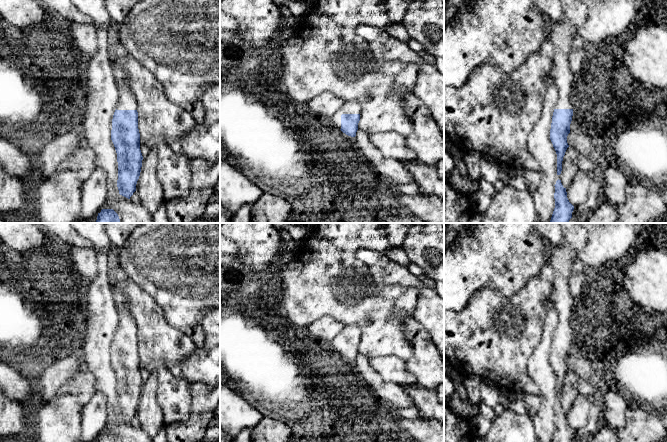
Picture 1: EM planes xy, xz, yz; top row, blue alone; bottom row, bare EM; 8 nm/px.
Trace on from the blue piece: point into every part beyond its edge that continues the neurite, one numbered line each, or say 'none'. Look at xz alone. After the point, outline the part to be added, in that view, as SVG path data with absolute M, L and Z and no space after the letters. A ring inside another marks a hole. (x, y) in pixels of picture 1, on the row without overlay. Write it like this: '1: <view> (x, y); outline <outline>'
1: xz (349, 331); outline M344 325L343 330L331 341L334 348L341 353L342 338L360 338L361 330L357 325Z

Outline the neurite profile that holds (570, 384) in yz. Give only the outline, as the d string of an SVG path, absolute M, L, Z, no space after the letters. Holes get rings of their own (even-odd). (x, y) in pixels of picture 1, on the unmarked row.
M569 370L565 376L562 385L561 407L564 412L568 412L573 405L573 401L578 395L579 376L572 370Z

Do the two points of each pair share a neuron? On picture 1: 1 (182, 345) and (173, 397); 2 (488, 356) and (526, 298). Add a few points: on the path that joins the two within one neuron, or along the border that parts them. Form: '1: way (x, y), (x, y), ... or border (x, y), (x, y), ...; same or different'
1: way (169, 358), (165, 362), (165, 378), (168, 384); same
2: way (497, 342), (507, 332), (510, 323), (519, 312); same

